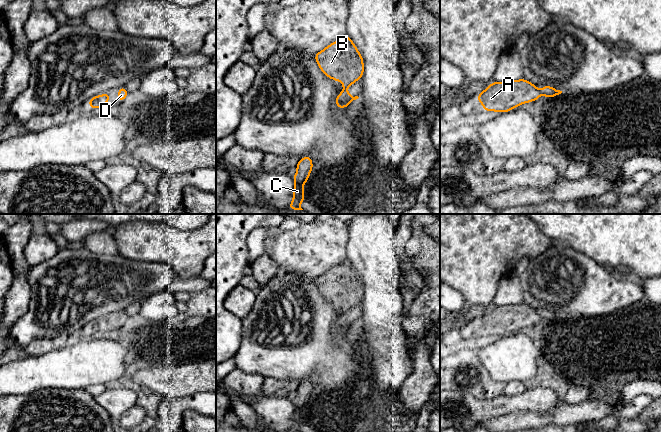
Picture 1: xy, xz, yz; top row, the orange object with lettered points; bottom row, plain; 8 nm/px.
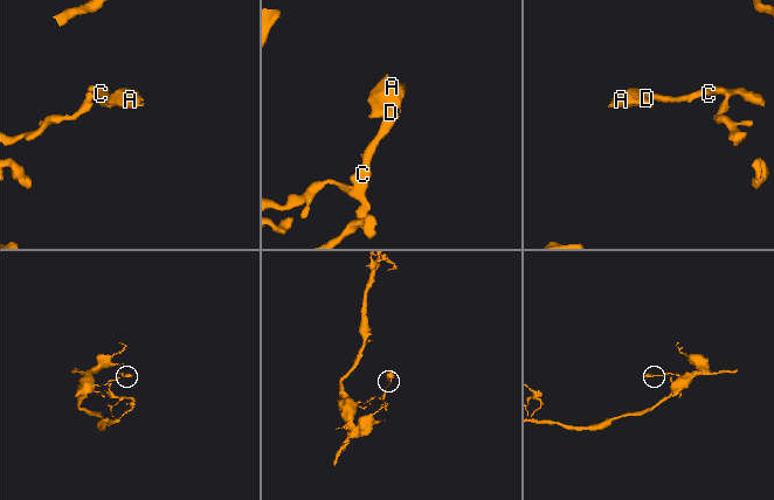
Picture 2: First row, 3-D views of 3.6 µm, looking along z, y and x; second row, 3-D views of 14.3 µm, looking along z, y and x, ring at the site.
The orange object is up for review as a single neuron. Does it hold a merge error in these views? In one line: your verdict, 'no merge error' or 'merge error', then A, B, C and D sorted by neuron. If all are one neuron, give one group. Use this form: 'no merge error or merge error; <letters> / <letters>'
merge error; A B D / C

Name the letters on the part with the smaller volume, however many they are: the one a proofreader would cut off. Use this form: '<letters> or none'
A, B, D

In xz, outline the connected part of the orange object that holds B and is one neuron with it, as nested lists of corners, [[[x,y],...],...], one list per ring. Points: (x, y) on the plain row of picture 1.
[[[346,258],[314,279],[320,294],[330,303],[348,312],[362,302],[363,281],[351,262]]]

